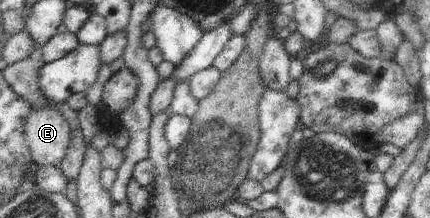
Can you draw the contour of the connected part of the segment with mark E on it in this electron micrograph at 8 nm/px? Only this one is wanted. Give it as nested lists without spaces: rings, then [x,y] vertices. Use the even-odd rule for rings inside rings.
[[[36,105],[25,123],[25,139],[38,166],[60,166],[71,143],[71,125],[52,108]]]

